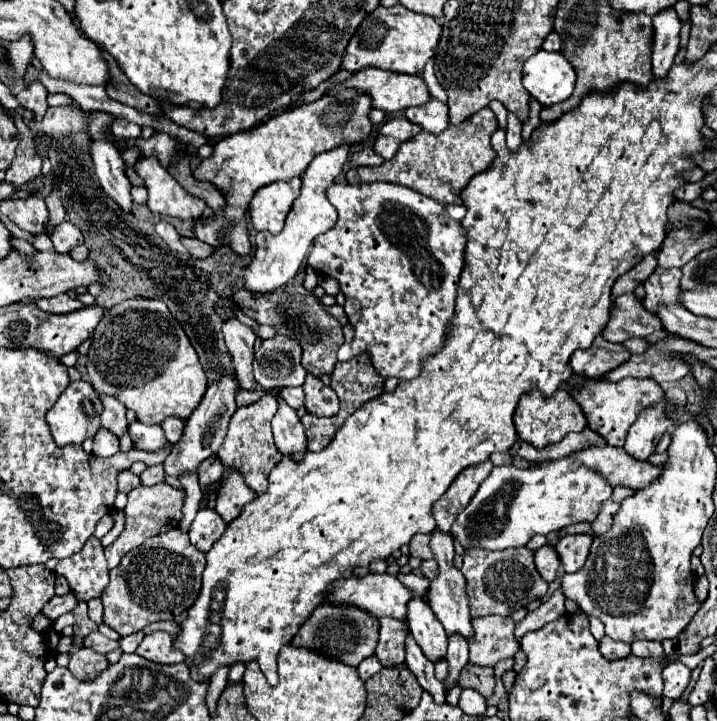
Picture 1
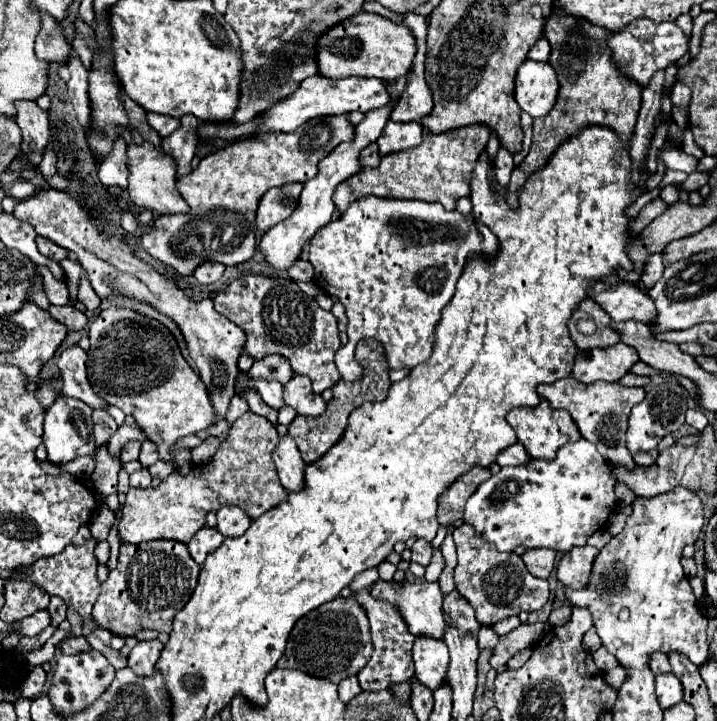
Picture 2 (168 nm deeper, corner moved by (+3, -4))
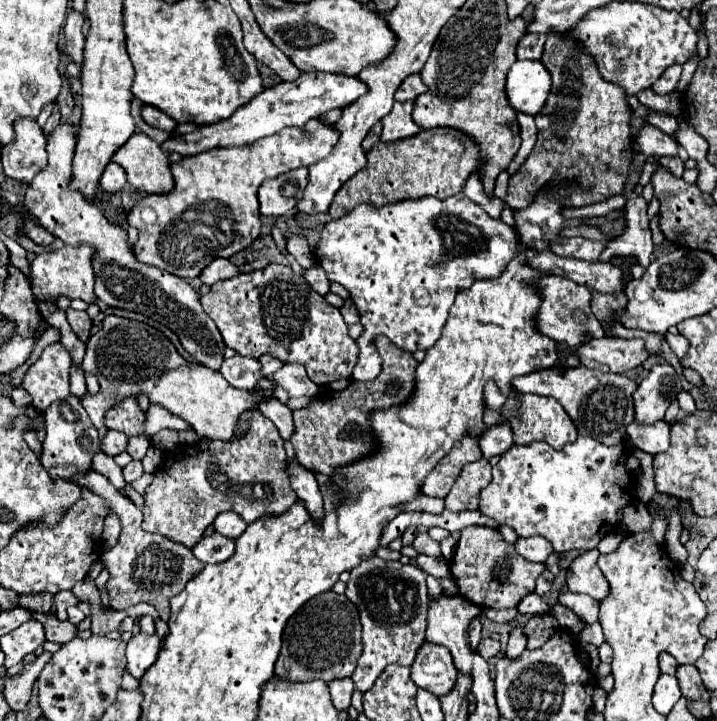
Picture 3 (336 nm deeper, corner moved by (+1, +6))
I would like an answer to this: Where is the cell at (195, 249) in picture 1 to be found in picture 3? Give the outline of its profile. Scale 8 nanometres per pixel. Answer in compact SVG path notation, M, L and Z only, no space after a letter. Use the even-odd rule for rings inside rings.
M214 258L214 260L202 270L200 280L202 280L204 284L212 286L214 282L224 280L224 278L232 278L232 276L236 276L236 274L238 274L238 268L236 268L230 260L226 260L226 258Z

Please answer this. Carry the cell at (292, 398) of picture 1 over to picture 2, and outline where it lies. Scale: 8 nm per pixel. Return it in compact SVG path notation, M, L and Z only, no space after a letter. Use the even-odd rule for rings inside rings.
M248 376L246 384L242 382L234 382L234 392L236 394L242 394L246 390L254 390L256 394L262 396L262 400L272 406L272 408L282 408L284 400L282 400L282 384L280 382L266 382L266 380L254 380L252 376Z

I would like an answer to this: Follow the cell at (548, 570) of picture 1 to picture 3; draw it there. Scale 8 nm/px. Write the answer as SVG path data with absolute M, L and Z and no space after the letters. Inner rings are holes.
M532 536L532 538L518 538L516 540L516 552L524 556L530 562L546 562L548 556L554 552L552 544L542 538L542 536Z

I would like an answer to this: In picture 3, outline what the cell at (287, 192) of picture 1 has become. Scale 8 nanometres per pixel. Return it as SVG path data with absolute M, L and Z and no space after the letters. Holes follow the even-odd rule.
M298 168L262 182L258 190L262 216L286 216L302 200L308 184L308 168Z

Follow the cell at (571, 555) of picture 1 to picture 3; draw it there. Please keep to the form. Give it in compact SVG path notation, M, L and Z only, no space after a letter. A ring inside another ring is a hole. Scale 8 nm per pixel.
M598 548L576 556L566 570L566 586L570 592L582 592L596 600L606 598L608 582L598 568Z

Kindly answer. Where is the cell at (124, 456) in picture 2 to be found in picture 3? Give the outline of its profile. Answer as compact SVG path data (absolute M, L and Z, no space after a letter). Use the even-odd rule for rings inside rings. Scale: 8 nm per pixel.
M108 430L102 442L102 452L106 452L108 456L116 456L120 452L124 452L128 446L128 436L116 430Z

